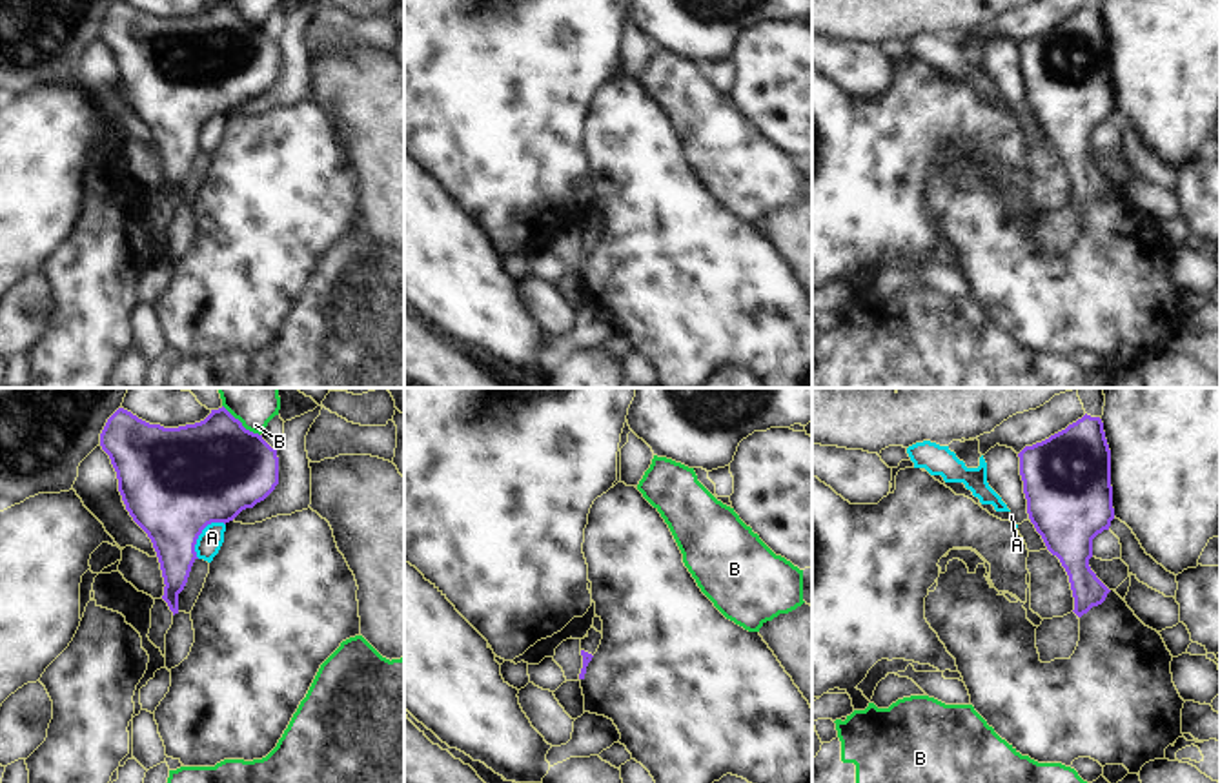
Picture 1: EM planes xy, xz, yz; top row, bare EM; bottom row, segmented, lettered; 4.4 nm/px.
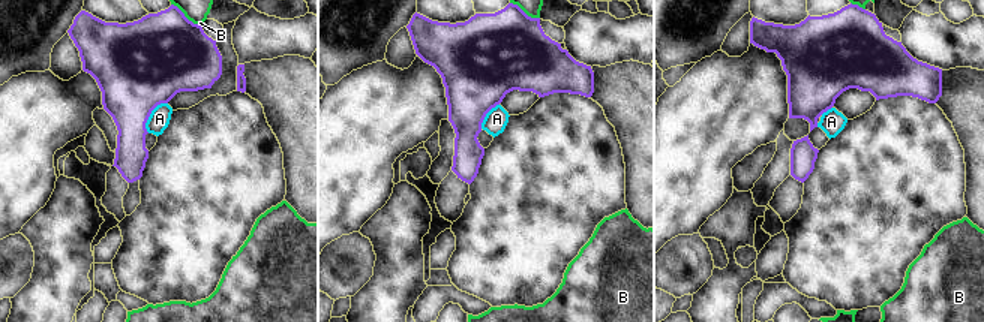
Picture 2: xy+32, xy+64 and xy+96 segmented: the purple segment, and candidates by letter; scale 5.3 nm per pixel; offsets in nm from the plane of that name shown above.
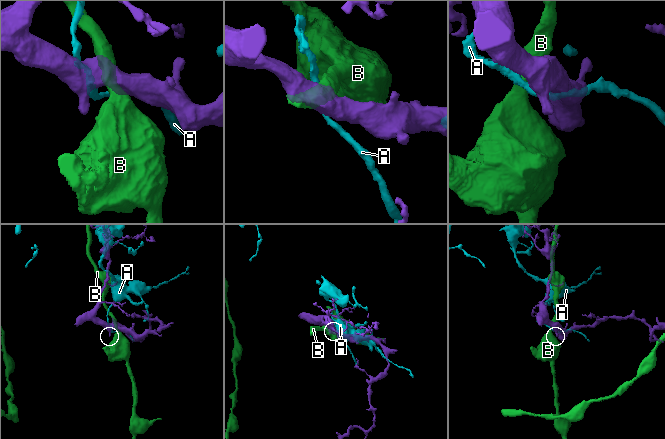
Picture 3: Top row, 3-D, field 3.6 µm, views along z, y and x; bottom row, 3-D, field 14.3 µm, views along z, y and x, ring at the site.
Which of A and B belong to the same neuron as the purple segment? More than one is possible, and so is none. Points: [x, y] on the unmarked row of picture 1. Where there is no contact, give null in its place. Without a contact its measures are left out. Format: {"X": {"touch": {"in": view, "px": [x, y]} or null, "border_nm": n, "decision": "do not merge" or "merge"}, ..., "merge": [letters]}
{"A": {"touch": {"in": "xy", "px": [201, 124]}, "border_nm": 200, "decision": "do not merge"}, "B": {"touch": {"in": "xy", "px": [241, 17]}, "border_nm": 200, "decision": "do not merge"}, "merge": []}

